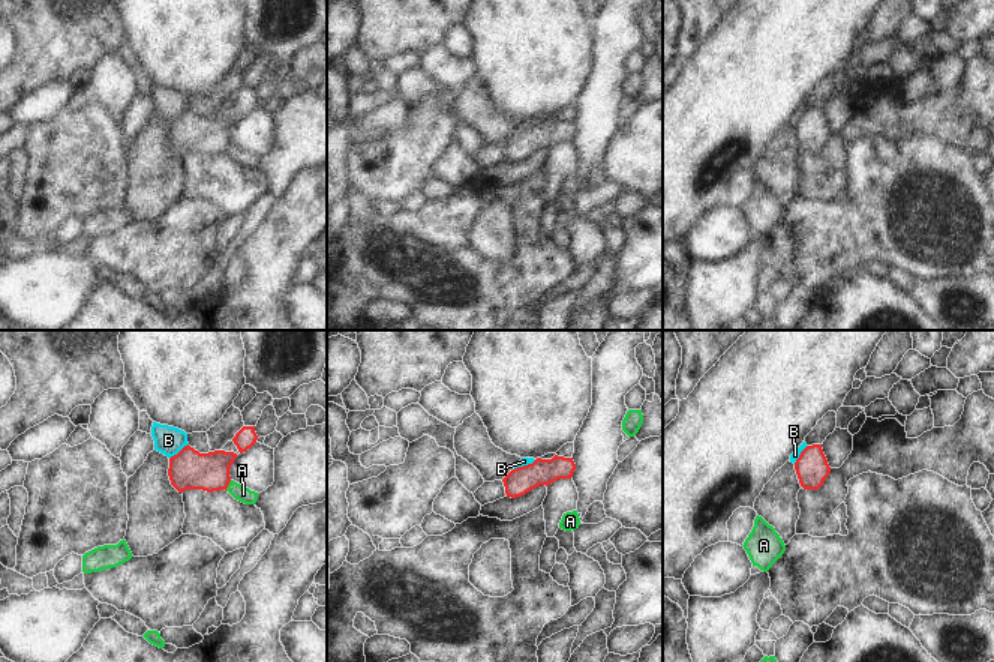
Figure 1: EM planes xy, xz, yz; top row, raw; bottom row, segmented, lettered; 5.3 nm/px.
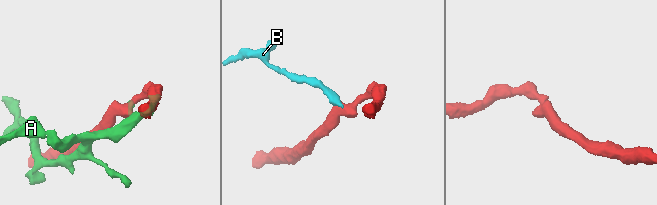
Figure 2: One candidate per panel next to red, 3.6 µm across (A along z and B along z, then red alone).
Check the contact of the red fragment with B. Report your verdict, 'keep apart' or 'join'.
keep apart

